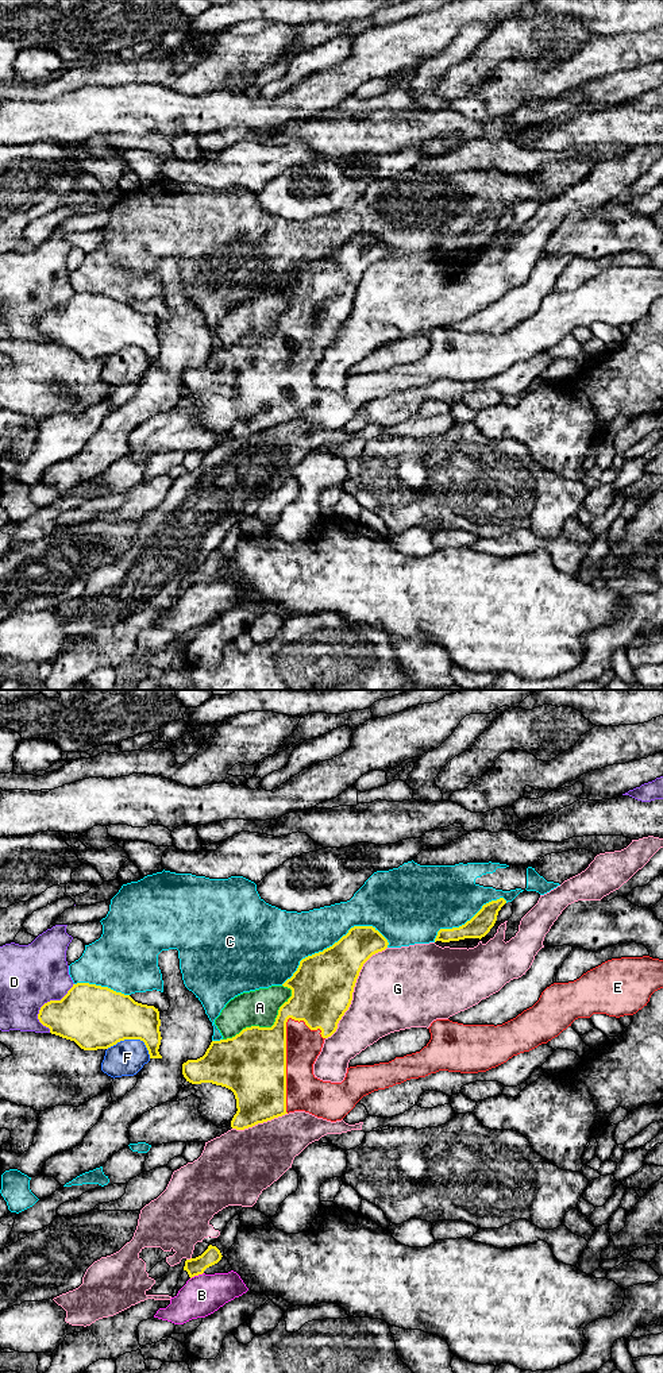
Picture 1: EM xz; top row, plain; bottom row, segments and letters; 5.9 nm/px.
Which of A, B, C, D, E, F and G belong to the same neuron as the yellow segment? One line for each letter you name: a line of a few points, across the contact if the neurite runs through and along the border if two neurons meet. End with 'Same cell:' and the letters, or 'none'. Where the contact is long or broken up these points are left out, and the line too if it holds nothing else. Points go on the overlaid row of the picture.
Same cell: E

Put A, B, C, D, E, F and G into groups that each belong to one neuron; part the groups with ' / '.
A D / B / C / E / F / G

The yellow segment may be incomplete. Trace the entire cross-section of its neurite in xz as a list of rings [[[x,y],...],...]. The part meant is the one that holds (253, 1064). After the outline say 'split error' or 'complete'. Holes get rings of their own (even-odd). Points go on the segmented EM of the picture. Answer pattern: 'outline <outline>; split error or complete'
outline [[[354,926],[332,946],[302,959],[293,976],[282,984],[292,990],[292,996],[280,1007],[274,1025],[271,1027],[246,1027],[232,1038],[212,1041],[203,1057],[182,1064],[184,1077],[192,1084],[212,1083],[231,1089],[238,1108],[231,1127],[236,1130],[244,1130],[294,1111],[305,1111],[317,1118],[336,1122],[342,1121],[363,1096],[374,1091],[410,1079],[425,1077],[439,1071],[486,1072],[506,1062],[513,1056],[547,1044],[578,1018],[590,1018],[593,1014],[606,1014],[616,1018],[633,1015],[647,1006],[655,991],[663,988],[663,960],[649,956],[612,959],[574,981],[551,984],[532,1007],[502,1025],[463,1025],[450,1019],[436,1019],[428,1027],[431,1040],[420,1052],[396,1057],[389,1062],[350,1067],[342,1083],[323,1081],[313,1075],[313,1064],[321,1052],[324,1040],[336,1031],[339,1021],[348,1010],[363,964],[373,954],[385,950],[388,945],[388,940],[375,927]]]; split error

